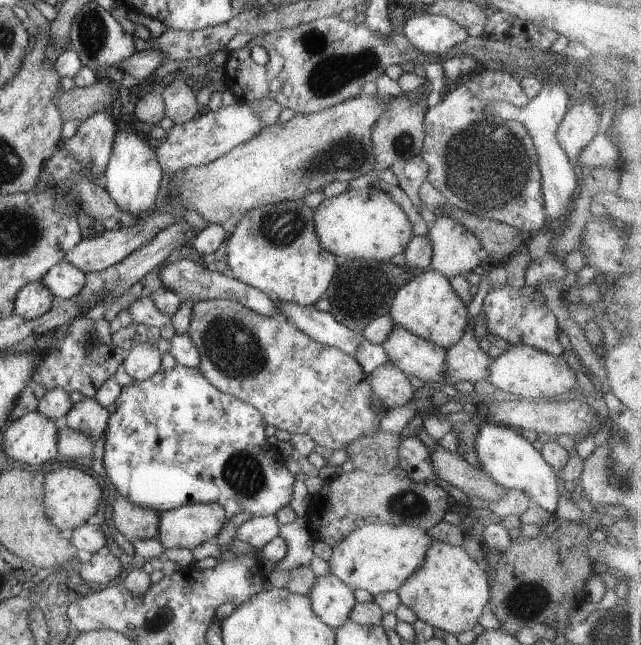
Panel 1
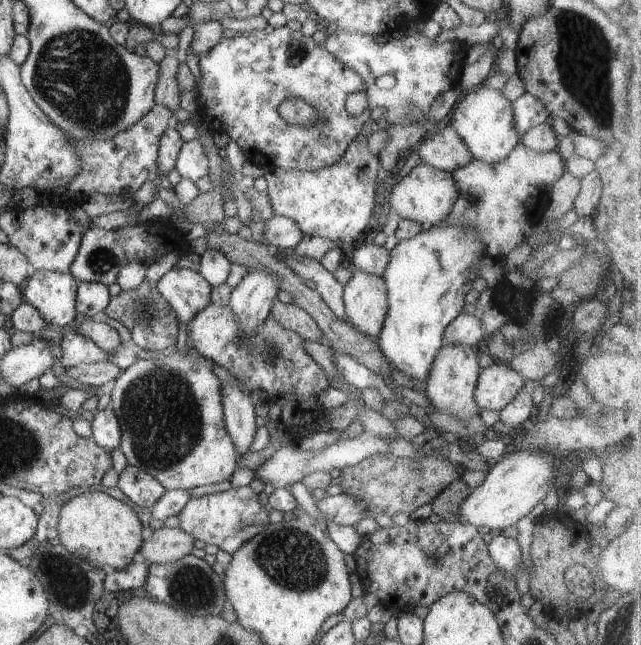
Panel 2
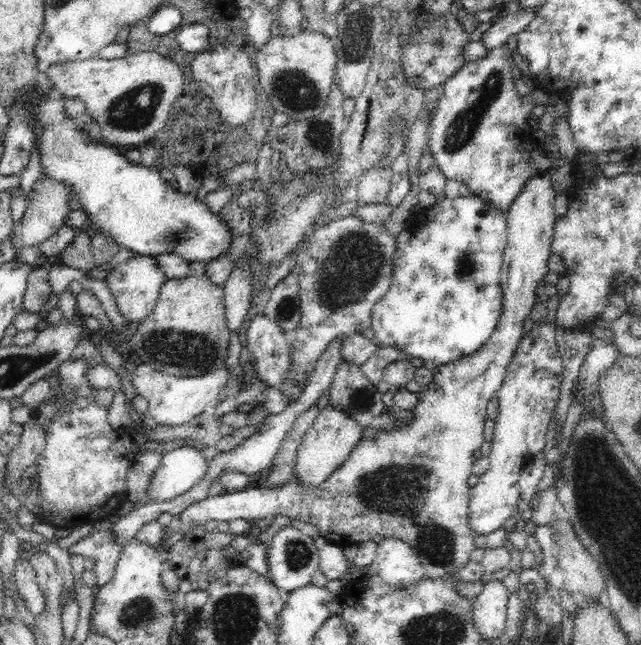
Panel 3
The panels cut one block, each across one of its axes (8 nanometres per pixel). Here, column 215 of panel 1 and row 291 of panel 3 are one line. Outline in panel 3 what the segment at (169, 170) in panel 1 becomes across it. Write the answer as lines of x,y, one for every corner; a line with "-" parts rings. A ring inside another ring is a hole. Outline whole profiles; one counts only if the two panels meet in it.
134,255
126,262
118,264
113,268
106,277
107,286
112,291
116,305
120,314
124,316
126,324
130,322
140,322
146,318
148,314
158,303
162,284
168,278
164,275
164,271
158,267
156,259
152,255

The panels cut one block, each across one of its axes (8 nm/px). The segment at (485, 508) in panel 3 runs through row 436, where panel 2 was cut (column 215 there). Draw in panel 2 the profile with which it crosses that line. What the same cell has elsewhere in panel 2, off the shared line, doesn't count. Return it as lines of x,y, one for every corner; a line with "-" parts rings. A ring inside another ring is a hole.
249,486
230,487
219,493
210,493
201,497
191,497
188,504
179,512
181,530
191,534
195,540
203,540
206,544
216,544
220,550
232,554
242,543
251,539
256,533
264,530
268,524
268,516
272,508
264,508
258,500
258,495
252,492

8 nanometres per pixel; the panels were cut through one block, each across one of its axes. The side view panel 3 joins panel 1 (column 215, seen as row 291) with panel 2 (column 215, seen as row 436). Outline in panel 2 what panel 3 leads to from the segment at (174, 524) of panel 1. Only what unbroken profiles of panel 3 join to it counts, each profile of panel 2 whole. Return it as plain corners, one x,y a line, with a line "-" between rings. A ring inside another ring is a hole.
188,345
184,353
177,353
177,349
174,348
166,353
154,354
151,359
142,359
133,363
118,375
115,385
111,390
110,408
113,409
114,414
118,417
119,427
122,429
119,450
126,456
128,465
132,465
134,468
138,467
140,470
147,472
167,491
174,489
189,491
202,485
215,485
228,481
239,466
240,455
236,452
236,447
225,427
222,406
222,385
218,377
214,375
212,368
214,368
214,363
204,358
194,347

